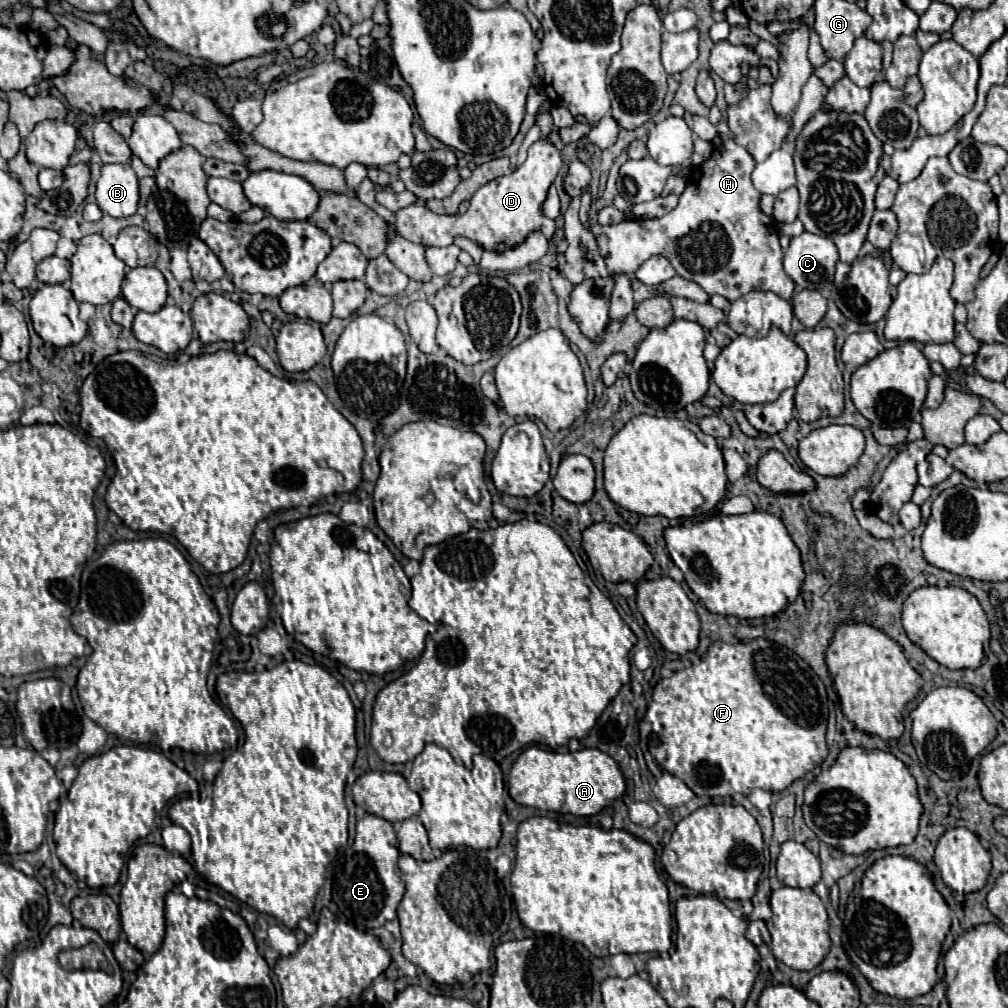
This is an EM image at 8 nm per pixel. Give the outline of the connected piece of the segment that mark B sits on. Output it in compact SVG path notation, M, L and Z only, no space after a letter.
M104 164L102 176L96 182L96 204L102 212L114 218L136 214L138 208L138 178L128 164Z

